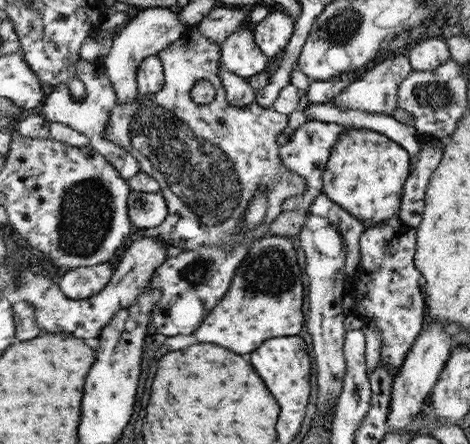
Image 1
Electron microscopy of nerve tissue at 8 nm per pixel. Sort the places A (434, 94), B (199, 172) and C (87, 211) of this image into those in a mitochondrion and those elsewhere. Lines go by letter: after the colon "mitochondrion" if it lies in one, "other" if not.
A: mitochondrion
B: mitochondrion
C: mitochondrion

